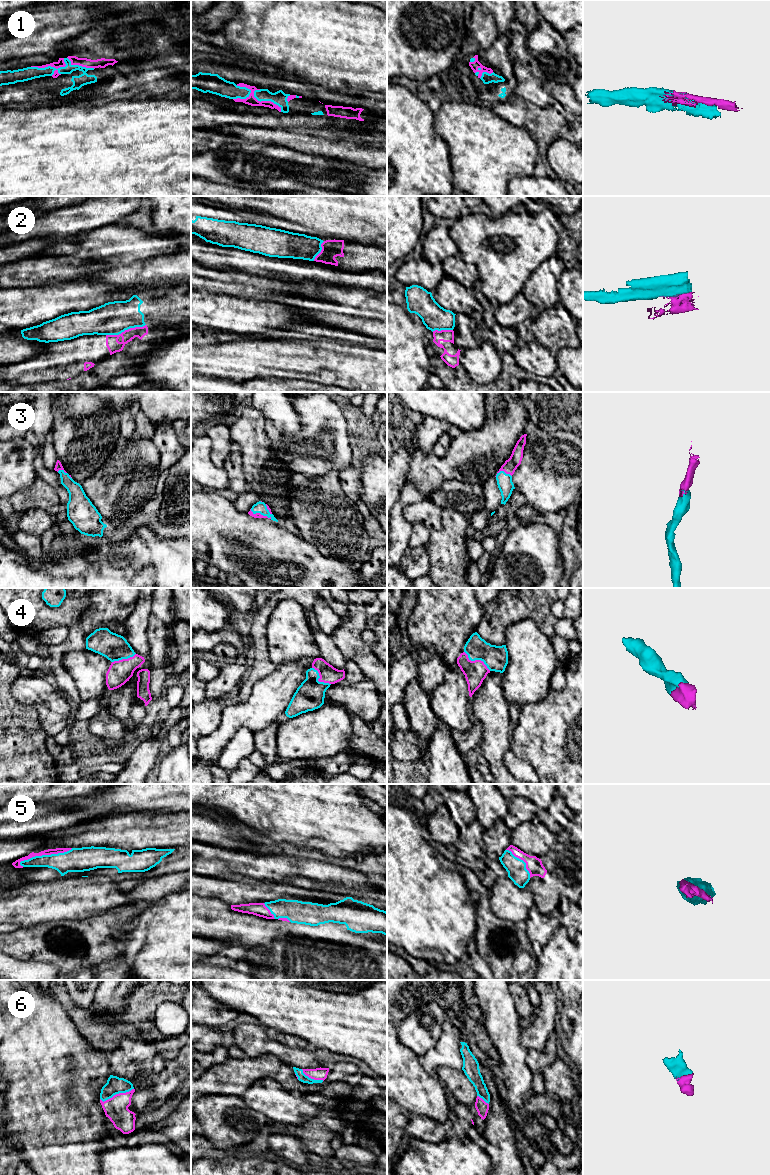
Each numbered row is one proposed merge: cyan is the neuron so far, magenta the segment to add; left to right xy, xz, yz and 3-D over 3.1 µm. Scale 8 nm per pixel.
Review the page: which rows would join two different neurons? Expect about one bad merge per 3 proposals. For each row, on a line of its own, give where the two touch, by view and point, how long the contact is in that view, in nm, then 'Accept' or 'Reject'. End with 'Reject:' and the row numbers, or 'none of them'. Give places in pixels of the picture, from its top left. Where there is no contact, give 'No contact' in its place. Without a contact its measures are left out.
1: Touches cyan at xy (48, 66). Shared border 280 nm. Accept
2: Touches cyan at xy (125, 329). Shared border 340 nm. Reject
3: Touches cyan at xz (261, 514). Shared border 190 nm. Accept
4: Touches cyan at yz (477, 659). Shared border 260 nm. Accept
5: Touches cyan at xy (45, 855). Shared border 460 nm. Accept
6: Touches cyan at xy (116, 1093). Shared border 280 nm. Accept
Reject: 2

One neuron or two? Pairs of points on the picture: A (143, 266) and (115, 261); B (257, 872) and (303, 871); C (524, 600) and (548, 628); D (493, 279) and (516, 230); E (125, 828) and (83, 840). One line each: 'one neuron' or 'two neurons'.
A: two neurons
B: one neuron
C: one neuron
D: one neuron
E: one neuron

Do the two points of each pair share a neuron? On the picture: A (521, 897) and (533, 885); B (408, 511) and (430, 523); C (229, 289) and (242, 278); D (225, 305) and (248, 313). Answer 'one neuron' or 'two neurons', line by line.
A: two neurons
B: one neuron
C: one neuron
D: one neuron

